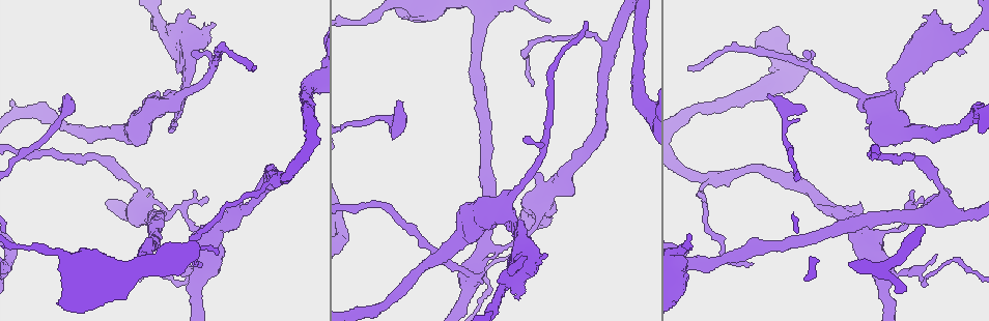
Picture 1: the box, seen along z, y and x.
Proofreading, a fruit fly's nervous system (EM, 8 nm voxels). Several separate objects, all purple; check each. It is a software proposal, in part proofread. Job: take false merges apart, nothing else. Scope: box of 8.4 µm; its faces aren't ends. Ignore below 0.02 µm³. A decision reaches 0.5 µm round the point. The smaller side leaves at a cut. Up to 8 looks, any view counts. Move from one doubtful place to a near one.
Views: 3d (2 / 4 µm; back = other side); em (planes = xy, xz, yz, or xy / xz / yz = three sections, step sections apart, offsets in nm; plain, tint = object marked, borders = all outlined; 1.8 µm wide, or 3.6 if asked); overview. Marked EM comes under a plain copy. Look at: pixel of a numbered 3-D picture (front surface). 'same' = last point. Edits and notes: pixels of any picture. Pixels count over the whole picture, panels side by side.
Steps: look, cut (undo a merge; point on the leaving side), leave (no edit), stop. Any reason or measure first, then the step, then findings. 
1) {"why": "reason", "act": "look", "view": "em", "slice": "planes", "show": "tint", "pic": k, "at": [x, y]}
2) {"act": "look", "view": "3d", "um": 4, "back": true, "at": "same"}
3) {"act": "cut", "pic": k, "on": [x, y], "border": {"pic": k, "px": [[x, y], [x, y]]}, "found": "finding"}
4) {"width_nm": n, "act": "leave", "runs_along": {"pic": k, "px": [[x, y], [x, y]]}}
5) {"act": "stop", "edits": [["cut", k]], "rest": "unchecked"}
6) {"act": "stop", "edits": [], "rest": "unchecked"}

{"why": "sudden change in width", "act": "look", "view": "3d", "um": 4, "back": true, "pic": 1, "at": [956, 47]}

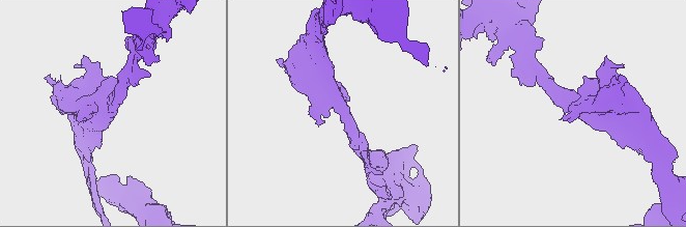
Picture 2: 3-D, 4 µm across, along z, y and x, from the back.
{"arm_widths_nm": [220, 480], "act": "look", "view": "em", "slice": "planes", "show": "borders", "pic": 2, "at": [341, 109]}

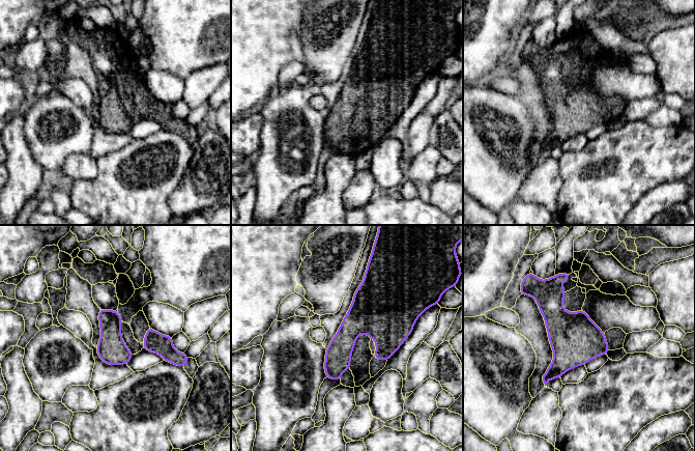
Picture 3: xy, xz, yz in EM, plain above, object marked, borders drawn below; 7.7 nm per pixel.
{"act": "leave", "found": "one neuron here"}

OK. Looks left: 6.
{"why": "abrupt turn", "act": "look", "view": "3d", "um": 4, "pic": 1, "at": [495, 209]}

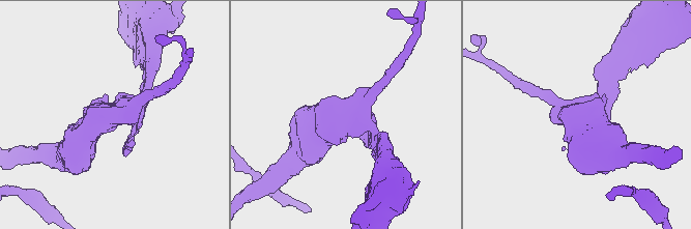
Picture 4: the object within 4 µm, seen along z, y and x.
{"act": "look", "view": "em", "um": 3.6, "slice": "xz", "step": 4, "show": "tint", "pic": 4, "at": [113, 115]}

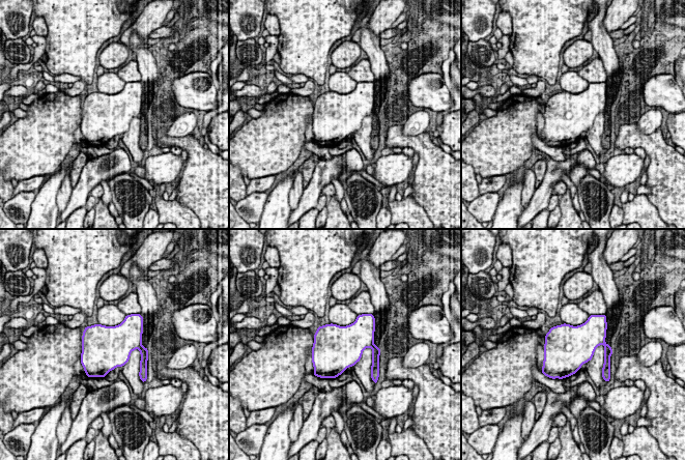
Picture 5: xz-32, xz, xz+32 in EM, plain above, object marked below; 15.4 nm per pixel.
{"act": "look", "view": "em", "um": 3.6, "slice": "xy", "step": 16, "show": "tint", "at": "same"}

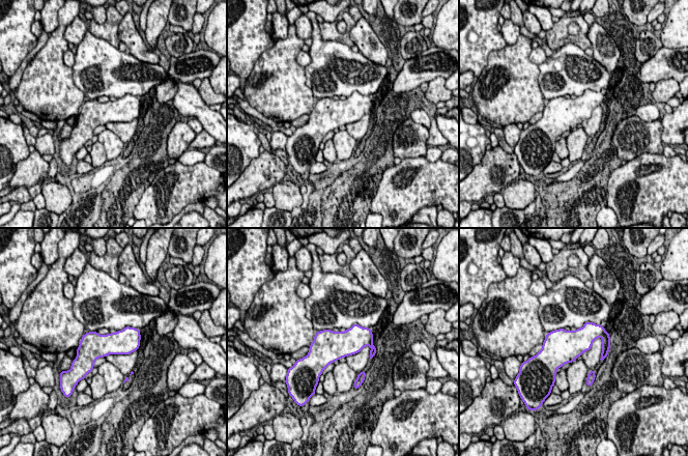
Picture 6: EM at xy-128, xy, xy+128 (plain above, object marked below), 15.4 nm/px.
{"act": "cut", "pic": 6, "on": [606, 340], "border": {"pic": 6, "px": [[606, 332], [601, 336]]}, "found": "a second neuron is stuck on"}

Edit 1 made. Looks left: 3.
{"act": "look", "view": "overview"}

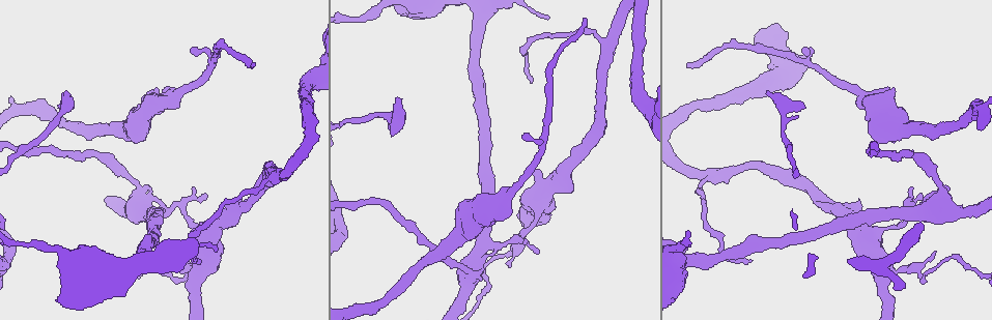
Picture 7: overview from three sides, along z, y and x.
{"why": "sudden change in width", "act": "look", "view": "em", "slice": "planes", "show": "tint", "pic": 7, "at": [782, 120]}

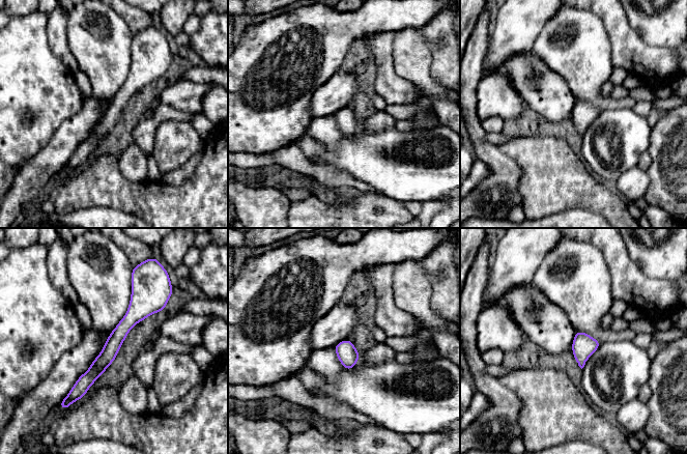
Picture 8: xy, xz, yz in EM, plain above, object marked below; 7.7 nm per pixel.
{"act": "leave", "runs_along": {"pic": 8, "px": [[134, 286], [136, 313], [77, 395]]}, "found": "all the same neuron"}

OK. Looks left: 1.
{"act": "stop", "edits": [["cut", 6]], "rest": "unchecked"}

